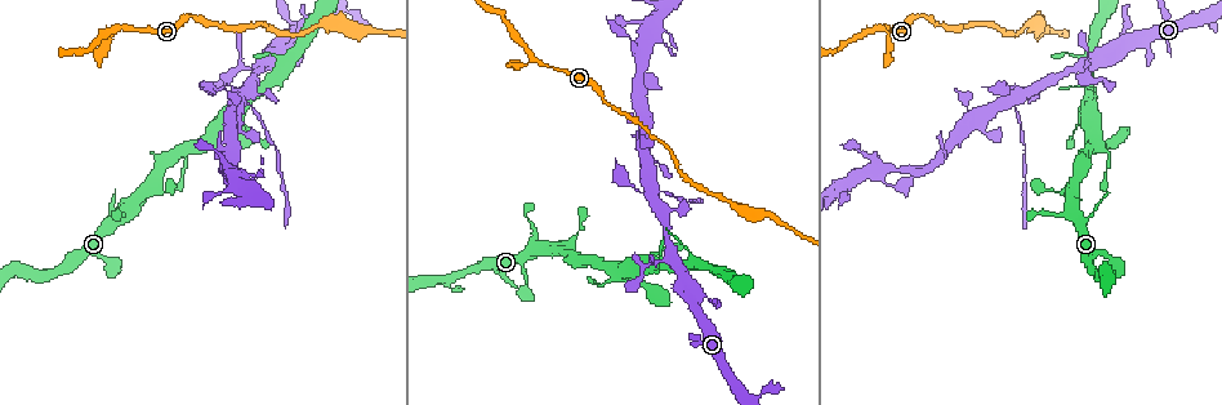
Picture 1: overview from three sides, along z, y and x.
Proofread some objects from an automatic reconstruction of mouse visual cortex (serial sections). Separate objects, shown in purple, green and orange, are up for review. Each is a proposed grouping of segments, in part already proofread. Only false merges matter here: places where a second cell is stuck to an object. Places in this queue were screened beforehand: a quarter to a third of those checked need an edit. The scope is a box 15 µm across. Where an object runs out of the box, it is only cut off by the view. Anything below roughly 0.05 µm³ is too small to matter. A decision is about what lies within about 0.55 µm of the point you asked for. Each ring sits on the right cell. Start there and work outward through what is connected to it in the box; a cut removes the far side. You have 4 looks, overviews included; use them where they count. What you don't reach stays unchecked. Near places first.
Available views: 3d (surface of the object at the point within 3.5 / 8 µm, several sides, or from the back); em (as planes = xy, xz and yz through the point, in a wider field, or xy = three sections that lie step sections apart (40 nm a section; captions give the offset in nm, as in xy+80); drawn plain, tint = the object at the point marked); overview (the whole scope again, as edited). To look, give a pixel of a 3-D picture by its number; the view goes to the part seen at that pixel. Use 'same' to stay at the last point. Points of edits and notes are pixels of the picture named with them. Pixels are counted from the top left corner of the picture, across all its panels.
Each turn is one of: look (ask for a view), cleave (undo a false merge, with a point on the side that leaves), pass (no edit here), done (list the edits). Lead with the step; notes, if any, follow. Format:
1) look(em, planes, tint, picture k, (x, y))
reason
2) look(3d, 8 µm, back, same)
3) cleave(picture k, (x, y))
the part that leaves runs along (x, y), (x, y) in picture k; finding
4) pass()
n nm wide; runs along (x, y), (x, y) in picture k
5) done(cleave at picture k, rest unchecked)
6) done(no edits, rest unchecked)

look(3d, 3.5 µm, picture 1, (1024, 150))

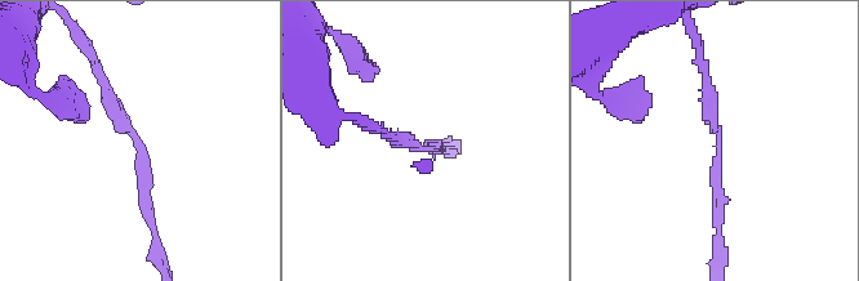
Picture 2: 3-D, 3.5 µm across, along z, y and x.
look(em, xy, step 2, tint, picture 2, (714, 146))
arms of 150, 150 nm

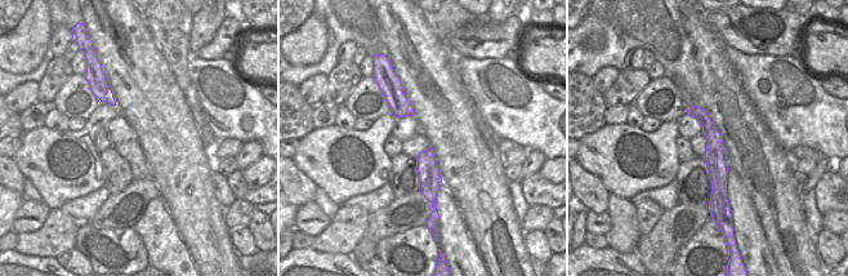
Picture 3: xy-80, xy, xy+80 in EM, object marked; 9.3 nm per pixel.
pass()
runs along (695, 108), (714, 138), (715, 190) in picture 3; continuous, no second cell

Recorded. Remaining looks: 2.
look(3d, 3.5 µm, picture 1, (1121, 30))
thin neck

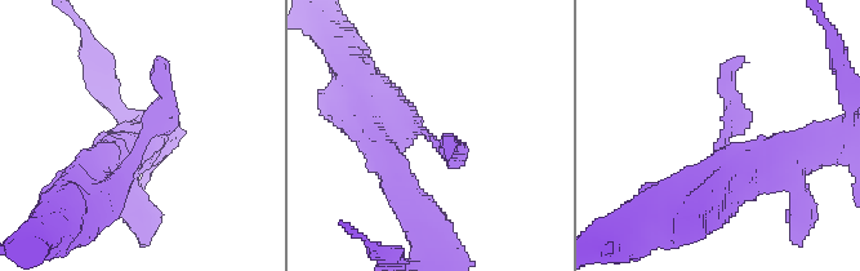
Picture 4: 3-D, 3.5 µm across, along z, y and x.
look(em, planes, tint, picture 4, (437, 142))

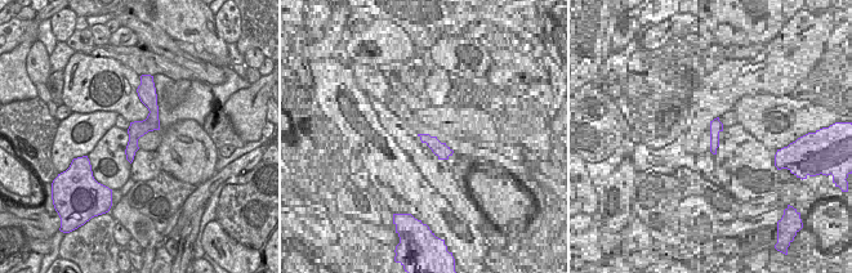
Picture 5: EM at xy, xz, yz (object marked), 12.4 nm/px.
pass()
runs along (96, 185), (163, 118), (159, 62) in picture 4; one cell here

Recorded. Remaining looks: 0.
done(no edits, rest unchecked)

